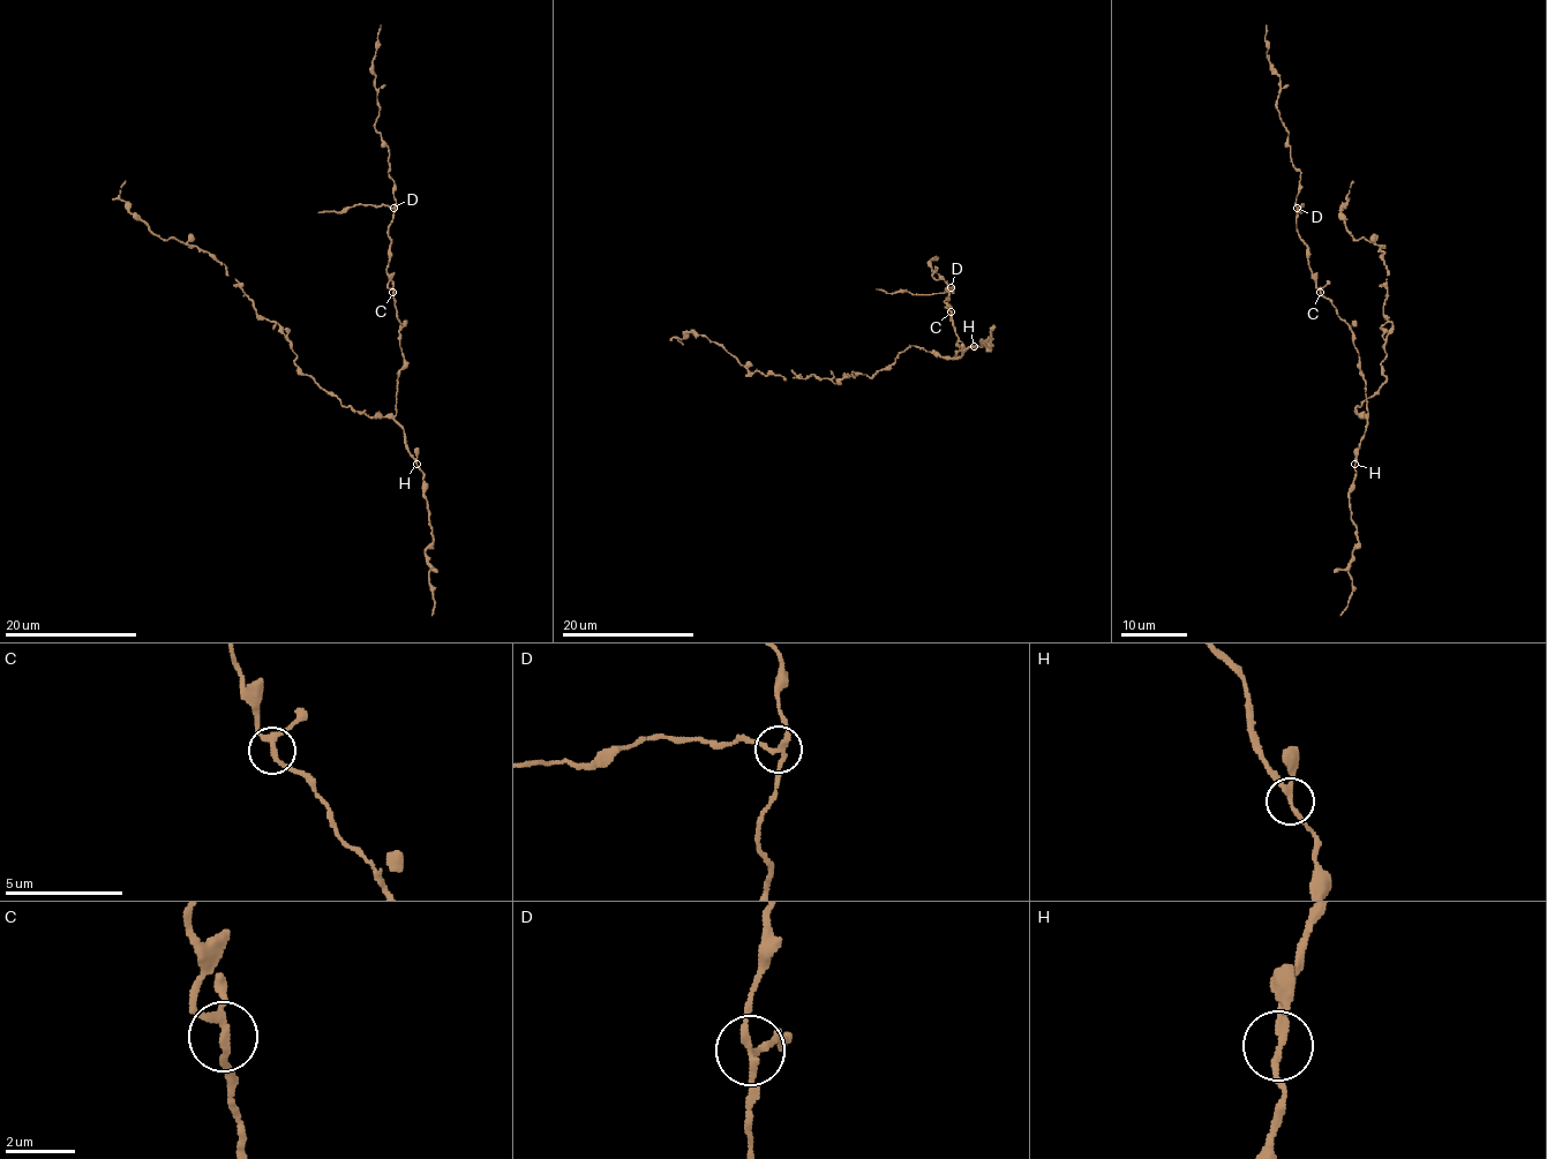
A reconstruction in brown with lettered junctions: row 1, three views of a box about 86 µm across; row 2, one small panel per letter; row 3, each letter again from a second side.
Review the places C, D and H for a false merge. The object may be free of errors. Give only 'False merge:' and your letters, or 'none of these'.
False merge: D

